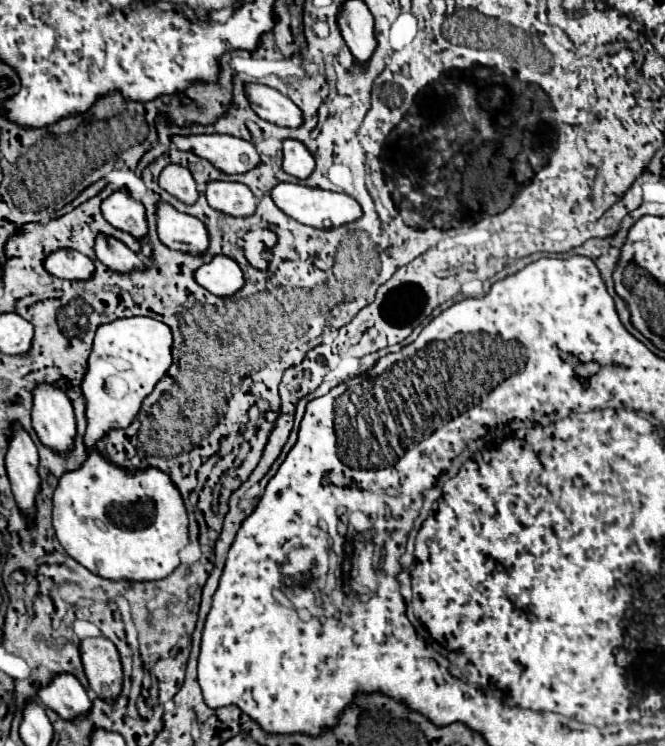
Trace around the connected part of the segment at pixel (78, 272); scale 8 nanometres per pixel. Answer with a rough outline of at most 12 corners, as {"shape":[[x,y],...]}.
{"shape":[[55,250],[45,256],[49,274],[85,280],[93,262],[75,250]]}

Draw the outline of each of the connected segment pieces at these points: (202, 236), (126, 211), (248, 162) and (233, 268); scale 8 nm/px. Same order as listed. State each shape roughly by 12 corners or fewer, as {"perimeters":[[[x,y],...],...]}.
{"perimeters":[[[157,202],[159,240],[203,254],[209,236],[199,218]],[[125,190],[101,202],[111,226],[147,234],[145,208]],[[229,134],[171,136],[225,174],[251,170],[259,152]],[[217,254],[195,270],[195,282],[215,296],[243,286],[235,260]]]}

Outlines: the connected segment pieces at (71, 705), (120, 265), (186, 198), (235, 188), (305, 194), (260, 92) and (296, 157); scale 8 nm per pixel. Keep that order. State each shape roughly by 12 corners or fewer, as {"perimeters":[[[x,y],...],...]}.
{"perimeters":[[[69,672],[55,674],[37,698],[61,718],[89,714],[91,700]],[[95,236],[95,256],[115,272],[143,270],[121,240]],[[169,164],[159,186],[185,204],[199,196],[187,168]],[[207,182],[209,206],[251,216],[257,198],[241,182]],[[279,182],[279,210],[313,228],[337,228],[361,216],[343,192]],[[245,84],[257,116],[277,126],[303,124],[301,110],[281,92]],[[283,140],[283,170],[305,180],[315,160],[303,142]]]}

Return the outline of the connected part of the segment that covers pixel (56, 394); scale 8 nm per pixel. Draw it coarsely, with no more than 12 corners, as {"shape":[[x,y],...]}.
{"shape":[[51,384],[33,390],[33,428],[53,450],[69,450],[75,416]]}

